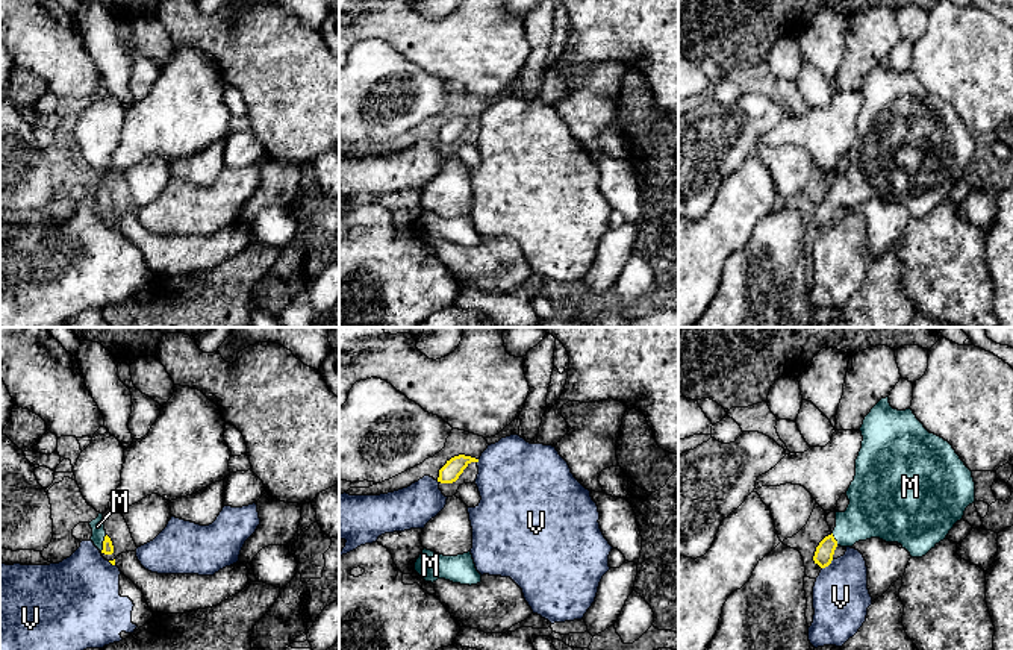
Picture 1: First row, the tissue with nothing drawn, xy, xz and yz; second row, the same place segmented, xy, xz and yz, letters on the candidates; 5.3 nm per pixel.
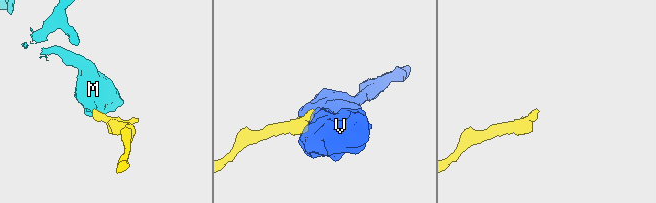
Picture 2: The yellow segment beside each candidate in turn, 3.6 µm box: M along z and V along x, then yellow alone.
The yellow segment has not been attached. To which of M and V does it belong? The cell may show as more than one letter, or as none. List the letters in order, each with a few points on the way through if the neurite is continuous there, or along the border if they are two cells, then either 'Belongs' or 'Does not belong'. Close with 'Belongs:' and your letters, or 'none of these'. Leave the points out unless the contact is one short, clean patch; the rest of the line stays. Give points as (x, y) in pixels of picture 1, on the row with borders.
M: Path across: xy (108, 549), (103, 543), (97, 526). Belongs
V: Does not belong
Belongs: M

